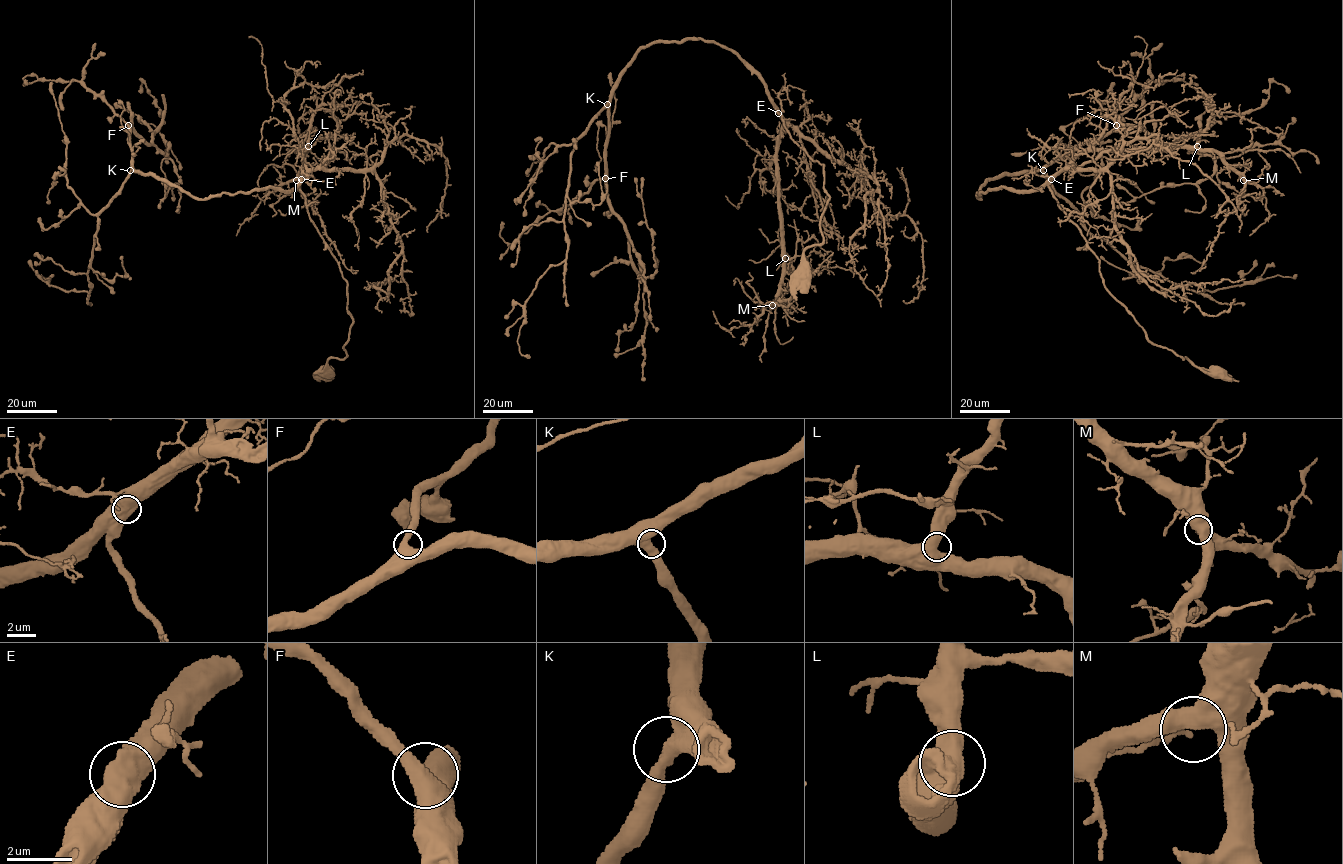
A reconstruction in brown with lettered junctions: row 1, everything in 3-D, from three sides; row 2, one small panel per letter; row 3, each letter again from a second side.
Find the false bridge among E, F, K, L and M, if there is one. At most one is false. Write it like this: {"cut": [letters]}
{"cut": []}

